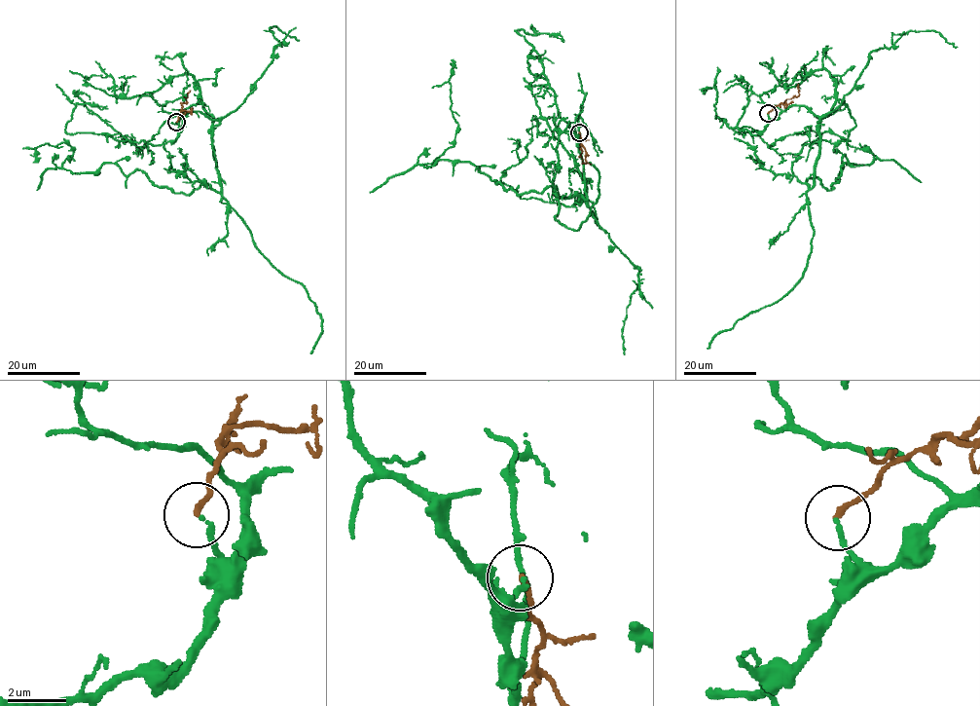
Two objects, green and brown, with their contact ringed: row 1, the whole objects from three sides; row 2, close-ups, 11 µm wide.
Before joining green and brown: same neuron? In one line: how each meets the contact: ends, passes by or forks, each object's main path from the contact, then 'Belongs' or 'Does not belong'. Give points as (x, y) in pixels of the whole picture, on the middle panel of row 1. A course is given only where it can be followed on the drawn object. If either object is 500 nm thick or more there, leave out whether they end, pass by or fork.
At the ring green ends. At the ring brown ends. Course of green: (579, 132), (587, 200), (556, 198), (554, 187), (516, 194), (469, 163), (423, 167), (453, 145), (453, 59). Course of brown: (579, 132), (582, 164), (591, 164). Does not belong

